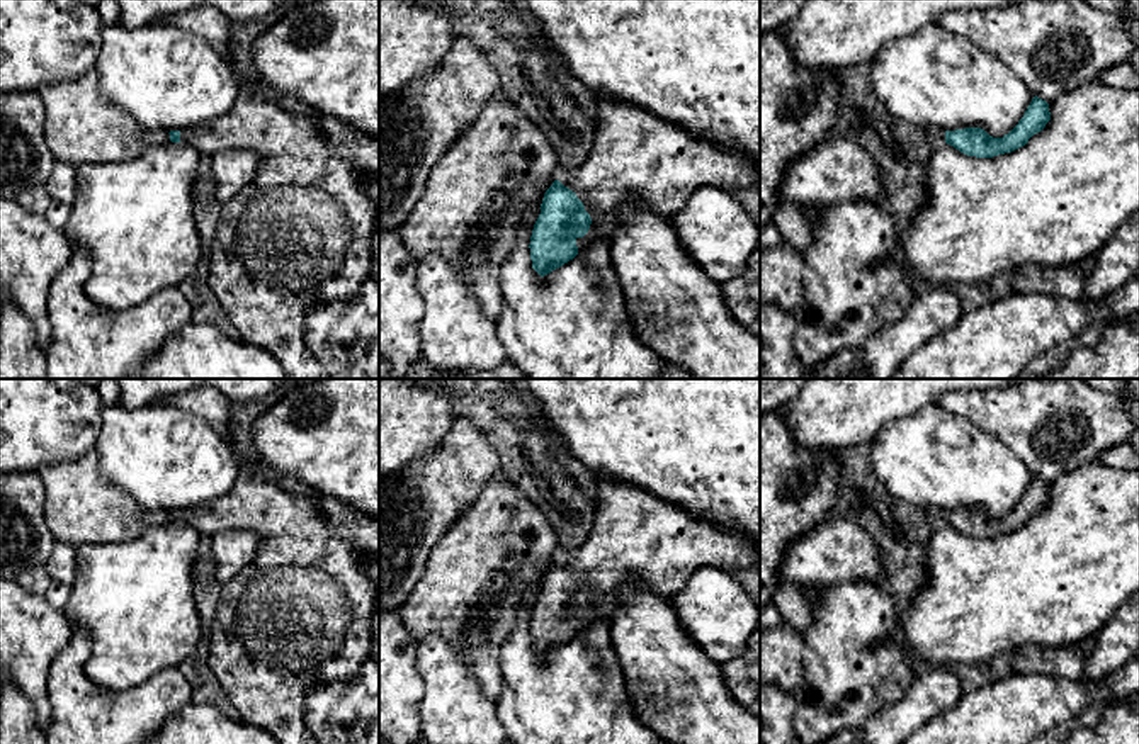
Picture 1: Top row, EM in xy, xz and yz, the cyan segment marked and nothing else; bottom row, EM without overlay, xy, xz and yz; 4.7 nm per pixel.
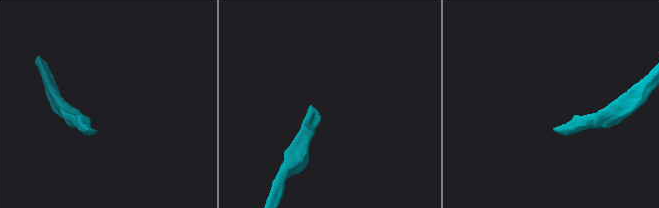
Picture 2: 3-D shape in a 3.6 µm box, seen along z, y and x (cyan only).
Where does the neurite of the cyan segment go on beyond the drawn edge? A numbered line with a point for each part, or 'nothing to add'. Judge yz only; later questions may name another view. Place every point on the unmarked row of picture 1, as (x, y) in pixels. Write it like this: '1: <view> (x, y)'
1: yz (935, 515)

